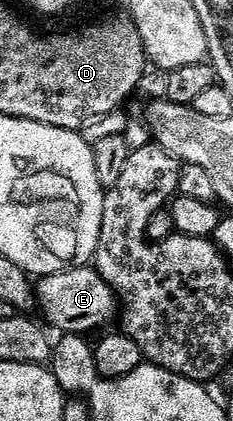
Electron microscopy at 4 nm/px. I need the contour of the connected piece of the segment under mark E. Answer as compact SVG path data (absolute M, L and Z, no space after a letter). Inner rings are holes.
M96 267L69 268L65 272L56 272L40 277L36 281L37 299L40 311L58 328L61 334L90 334L96 328L109 324L113 315L119 312L119 296L106 282Z

